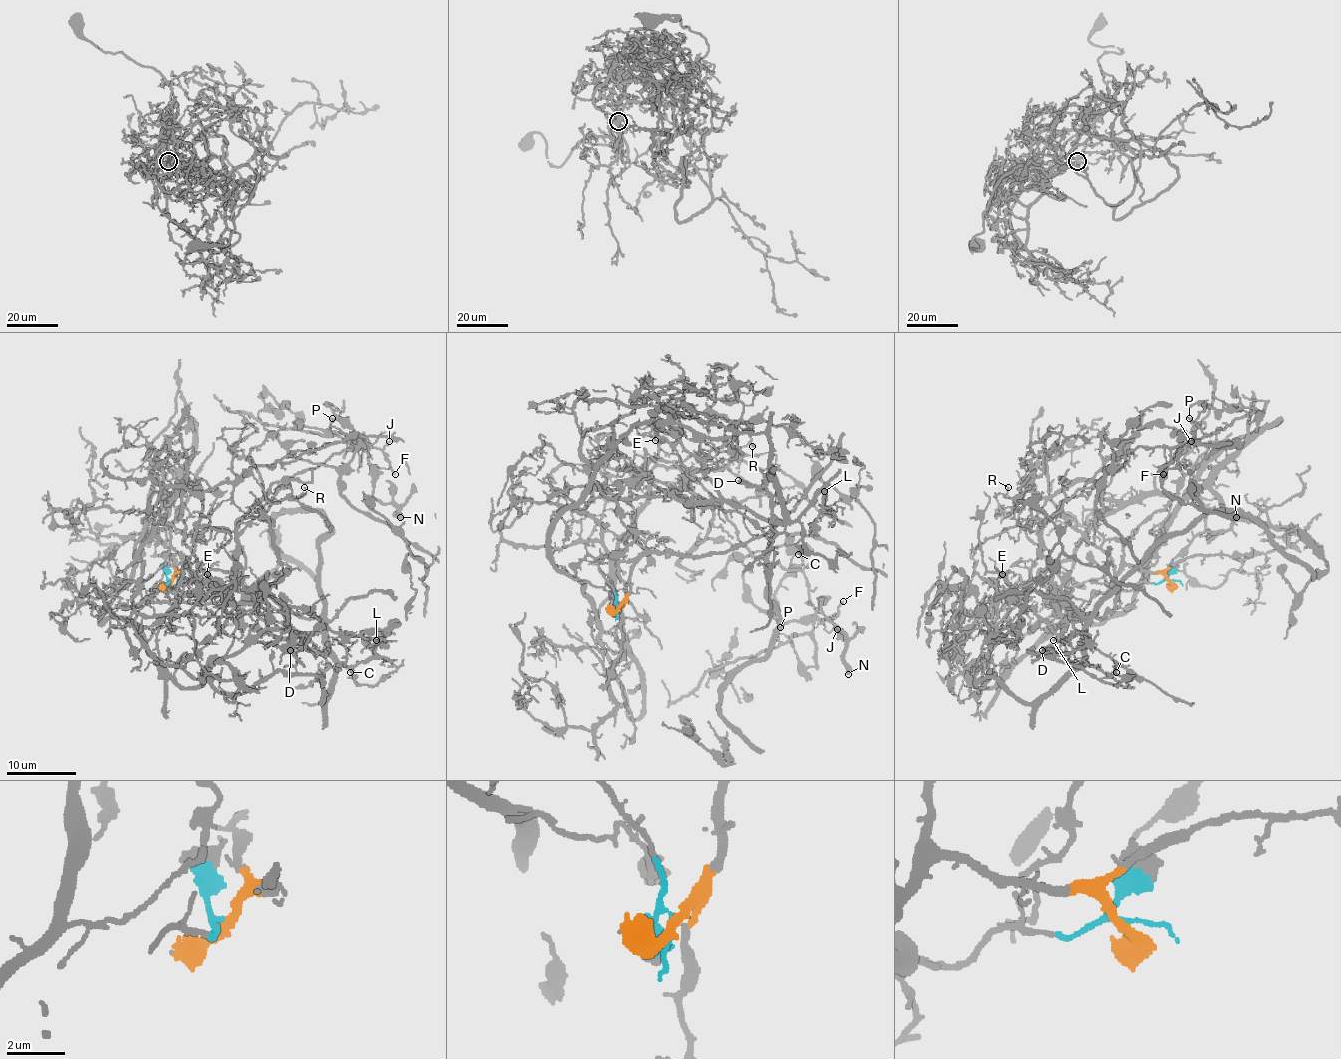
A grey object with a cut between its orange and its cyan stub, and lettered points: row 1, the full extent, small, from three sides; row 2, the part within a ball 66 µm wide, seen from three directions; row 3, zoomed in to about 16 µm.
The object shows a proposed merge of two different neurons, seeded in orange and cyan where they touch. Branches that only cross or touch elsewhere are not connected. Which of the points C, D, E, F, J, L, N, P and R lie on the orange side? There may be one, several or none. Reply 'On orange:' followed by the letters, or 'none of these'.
On orange: C, D, E, F, J, L, N, P, R

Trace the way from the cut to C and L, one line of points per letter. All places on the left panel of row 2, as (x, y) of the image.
C: (169, 580), (185, 565), (204, 580), (316, 617), (325, 622), (327, 649), (353, 678), (350, 671)
L: (169, 580), (185, 565), (273, 607), (320, 617), (325, 645), (346, 666), (367, 663), (376, 640)

